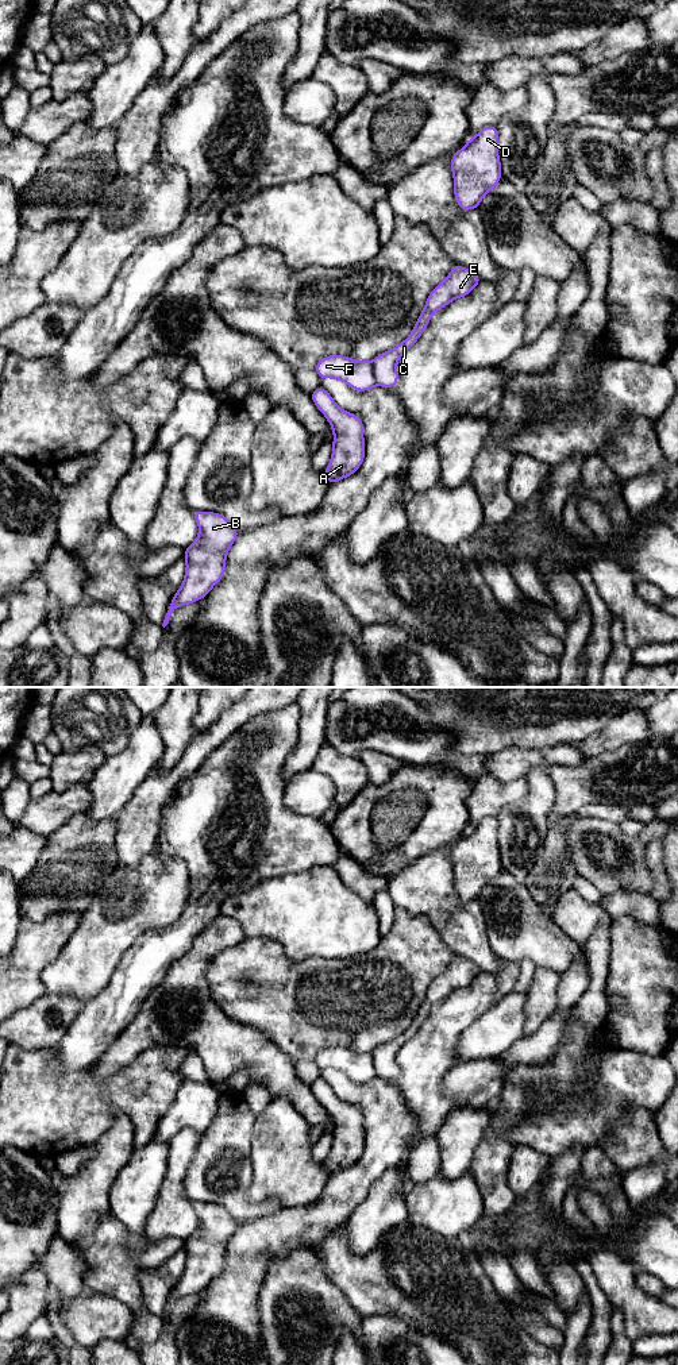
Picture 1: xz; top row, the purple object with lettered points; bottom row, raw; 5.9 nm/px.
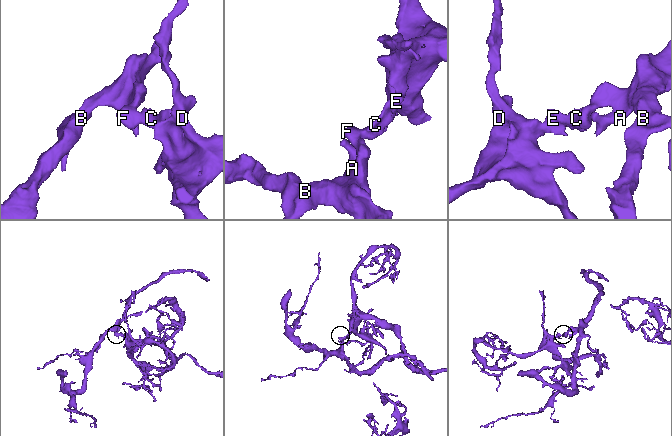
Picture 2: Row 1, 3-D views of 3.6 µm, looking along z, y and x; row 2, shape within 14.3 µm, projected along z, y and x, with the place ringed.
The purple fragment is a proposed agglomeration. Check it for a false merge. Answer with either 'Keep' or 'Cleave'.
Cleave

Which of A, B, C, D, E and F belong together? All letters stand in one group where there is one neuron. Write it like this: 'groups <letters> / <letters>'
groups A B F / C D E

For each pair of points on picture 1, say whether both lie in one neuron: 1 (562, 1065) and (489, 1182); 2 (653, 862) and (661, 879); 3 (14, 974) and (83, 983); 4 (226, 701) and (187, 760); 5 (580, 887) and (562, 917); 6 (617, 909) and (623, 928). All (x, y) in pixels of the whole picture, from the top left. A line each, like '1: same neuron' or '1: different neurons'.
1: same neuron
2: same neuron
3: different neurons
4: different neurons
5: different neurons
6: different neurons

